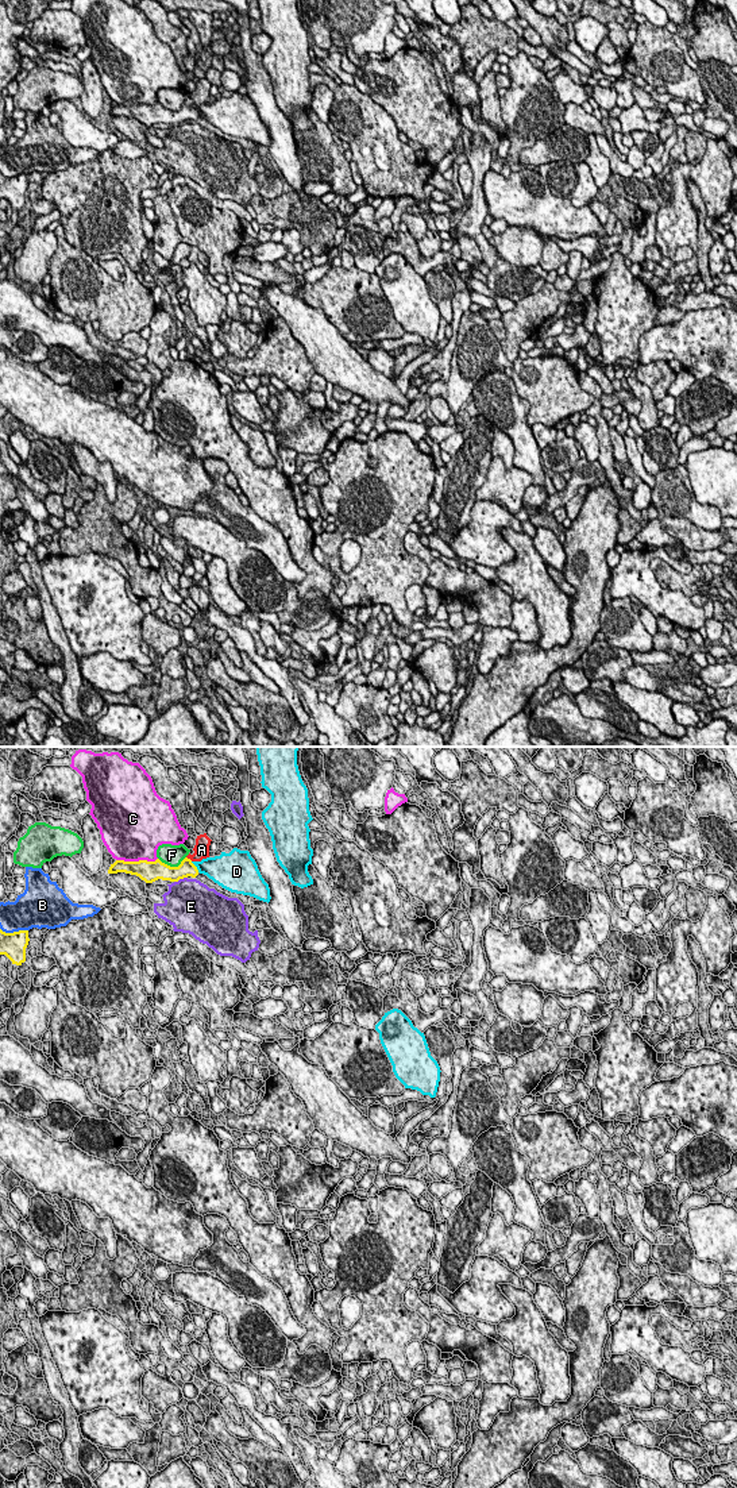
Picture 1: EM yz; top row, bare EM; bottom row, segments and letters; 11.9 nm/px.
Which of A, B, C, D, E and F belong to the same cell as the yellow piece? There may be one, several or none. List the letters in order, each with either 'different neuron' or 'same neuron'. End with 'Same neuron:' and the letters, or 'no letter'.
A: same neuron
B: different neuron
C: different neuron
D: different neuron
E: different neuron
F: different neuron
Same neuron: A

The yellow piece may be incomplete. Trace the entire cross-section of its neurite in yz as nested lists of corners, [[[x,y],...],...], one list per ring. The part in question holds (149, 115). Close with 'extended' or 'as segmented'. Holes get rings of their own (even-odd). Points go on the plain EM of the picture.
[[[207,77],[197,80],[196,89],[193,92],[194,97],[188,99],[178,111],[170,111],[162,107],[159,103],[155,105],[139,104],[139,105],[124,105],[116,104],[111,108],[108,117],[126,116],[139,120],[146,127],[153,127],[158,123],[178,126],[180,123],[198,119],[194,105],[201,105],[209,101],[211,82]]]; extended

